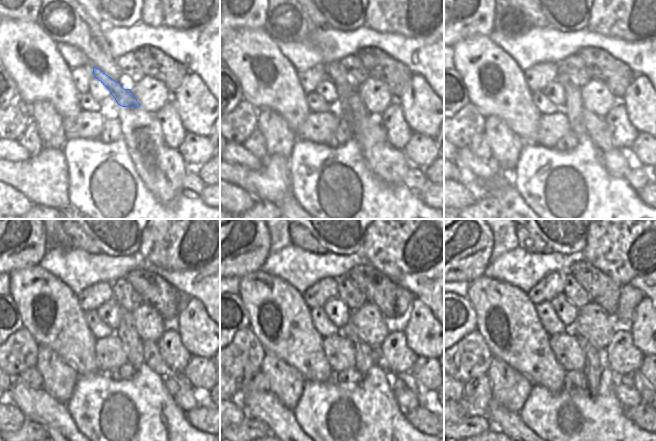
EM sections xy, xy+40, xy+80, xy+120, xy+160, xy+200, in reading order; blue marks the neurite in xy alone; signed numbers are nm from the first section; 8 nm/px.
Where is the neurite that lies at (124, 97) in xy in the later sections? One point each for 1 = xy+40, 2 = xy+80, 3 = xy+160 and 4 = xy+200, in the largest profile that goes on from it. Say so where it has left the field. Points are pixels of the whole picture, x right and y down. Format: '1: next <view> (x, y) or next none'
1: next xy+40 (359, 112)
2: next xy+80 (597, 129)
3: next xy+160 (407, 378)
4: next xy+200 (647, 392)

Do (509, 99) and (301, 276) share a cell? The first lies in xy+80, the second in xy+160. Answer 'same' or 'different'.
different

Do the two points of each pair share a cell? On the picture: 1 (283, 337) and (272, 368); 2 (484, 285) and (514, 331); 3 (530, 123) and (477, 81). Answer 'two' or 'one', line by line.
1: two
2: one
3: one

